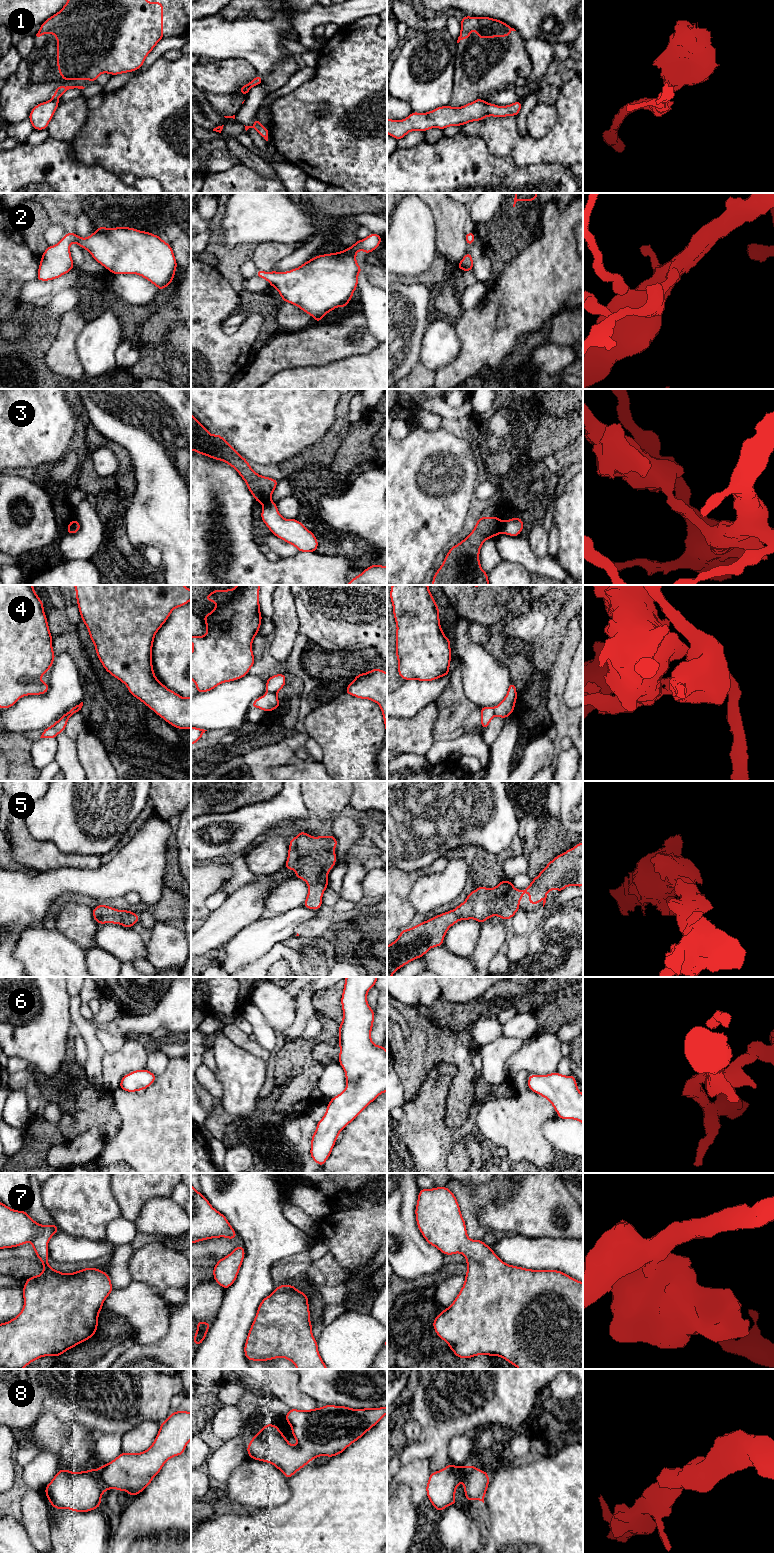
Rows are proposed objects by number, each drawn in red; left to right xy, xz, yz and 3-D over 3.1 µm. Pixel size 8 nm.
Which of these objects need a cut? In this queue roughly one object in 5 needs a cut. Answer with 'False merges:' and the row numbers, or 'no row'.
False merges: 1, 3, 4

